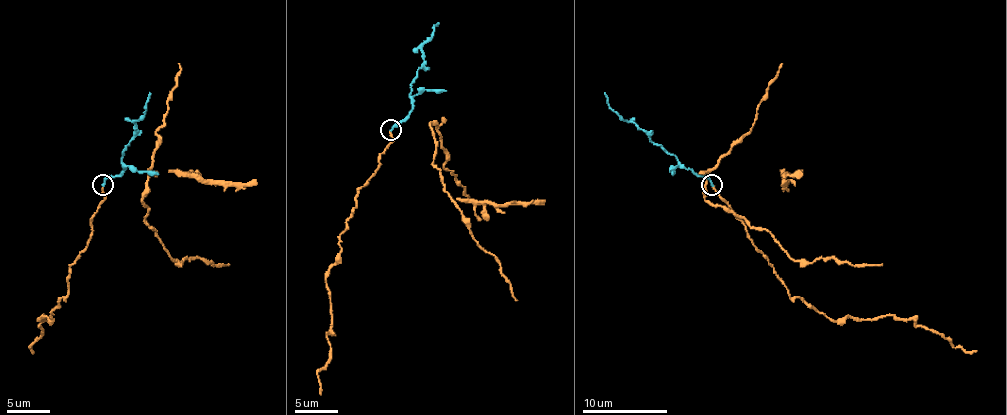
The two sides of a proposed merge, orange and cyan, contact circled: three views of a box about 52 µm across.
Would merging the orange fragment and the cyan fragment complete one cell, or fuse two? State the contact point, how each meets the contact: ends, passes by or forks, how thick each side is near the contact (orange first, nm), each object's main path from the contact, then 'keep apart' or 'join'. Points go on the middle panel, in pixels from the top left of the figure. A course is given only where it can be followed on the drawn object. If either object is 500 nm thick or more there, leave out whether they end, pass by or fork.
(391, 130) | orange ends | cyan ends | 150/190 nm | orange via (390, 129), (392, 142), (358, 191), (339, 236), (339, 259), (328, 270), (331, 359), (318, 372), (320, 395) | cyan via (390, 129), (411, 108), (411, 83), (424, 61), (422, 46), (439, 23) | join

